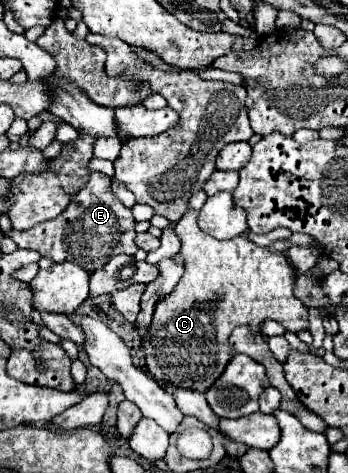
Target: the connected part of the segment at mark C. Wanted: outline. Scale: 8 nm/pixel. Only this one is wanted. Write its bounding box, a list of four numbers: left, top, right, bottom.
[142,211,308,393]

